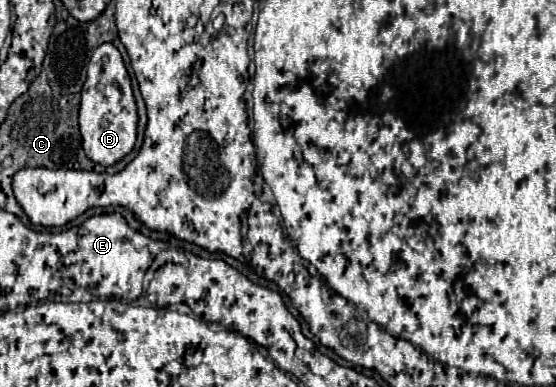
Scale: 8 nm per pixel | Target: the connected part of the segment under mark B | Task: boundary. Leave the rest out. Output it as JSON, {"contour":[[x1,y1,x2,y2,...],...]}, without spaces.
{"contour":[[114,44,98,46,88,62,88,76,82,86,78,122,82,134,82,148,86,156,96,164,112,166,134,148,136,126,138,126,136,102,132,96,130,76]]}

